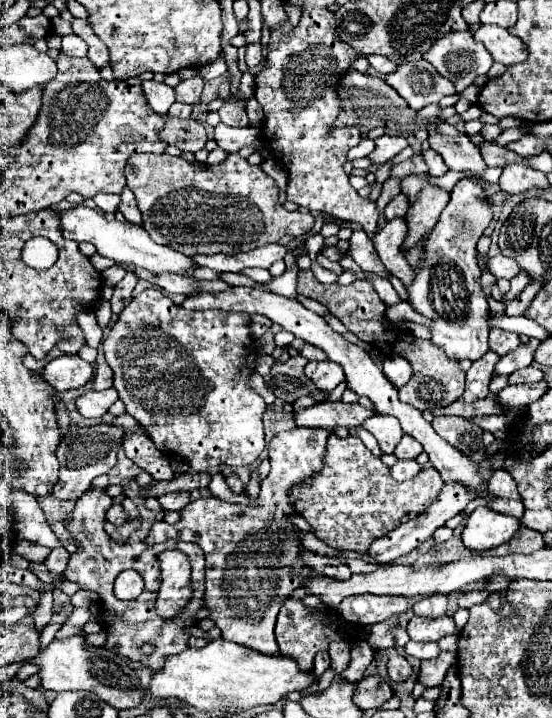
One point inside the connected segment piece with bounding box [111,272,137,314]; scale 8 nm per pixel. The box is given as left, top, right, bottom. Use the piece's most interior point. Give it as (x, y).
(122, 294)

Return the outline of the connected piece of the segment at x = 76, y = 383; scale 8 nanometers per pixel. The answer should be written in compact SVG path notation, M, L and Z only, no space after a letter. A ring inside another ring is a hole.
M61 354L47 362L43 368L43 380L47 380L57 392L79 388L93 378L93 364L79 356Z

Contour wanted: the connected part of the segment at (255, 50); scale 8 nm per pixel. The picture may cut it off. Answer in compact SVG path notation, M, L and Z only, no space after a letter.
M259 42L247 46L245 62L247 62L247 68L253 68L253 66L257 66L257 64L261 62L261 44L259 44Z

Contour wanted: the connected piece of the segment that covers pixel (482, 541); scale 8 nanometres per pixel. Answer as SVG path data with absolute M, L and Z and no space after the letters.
M479 506L471 512L465 528L463 528L463 544L469 550L491 550L507 542L517 530L521 522L513 516L499 514L489 506Z

